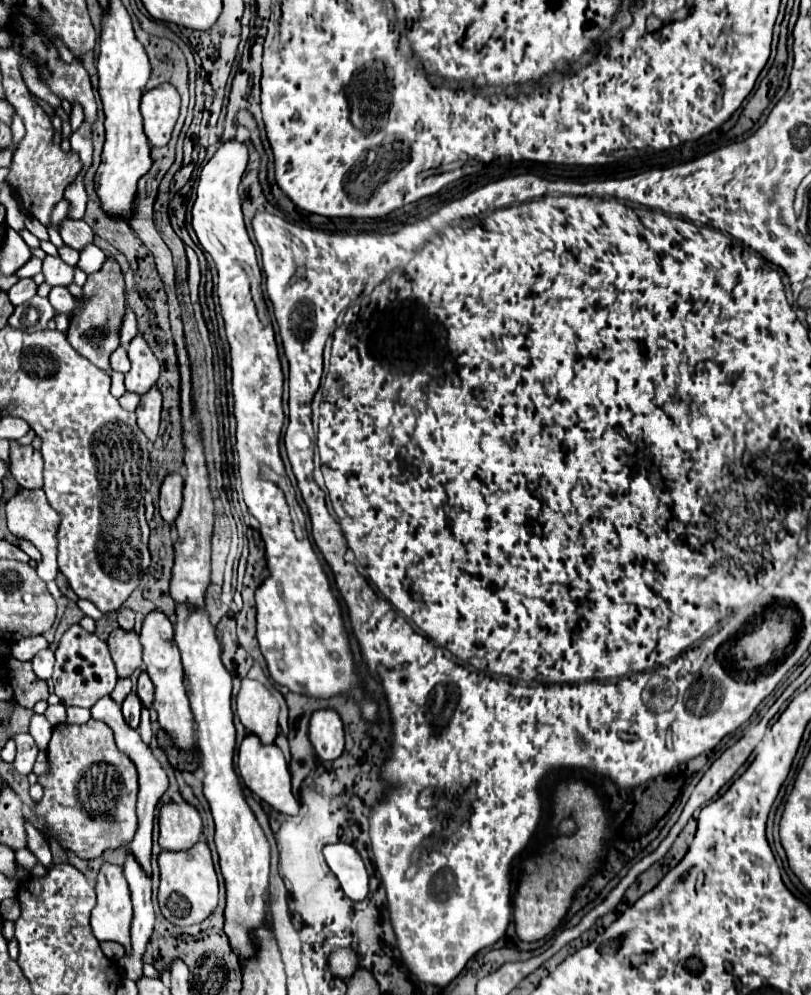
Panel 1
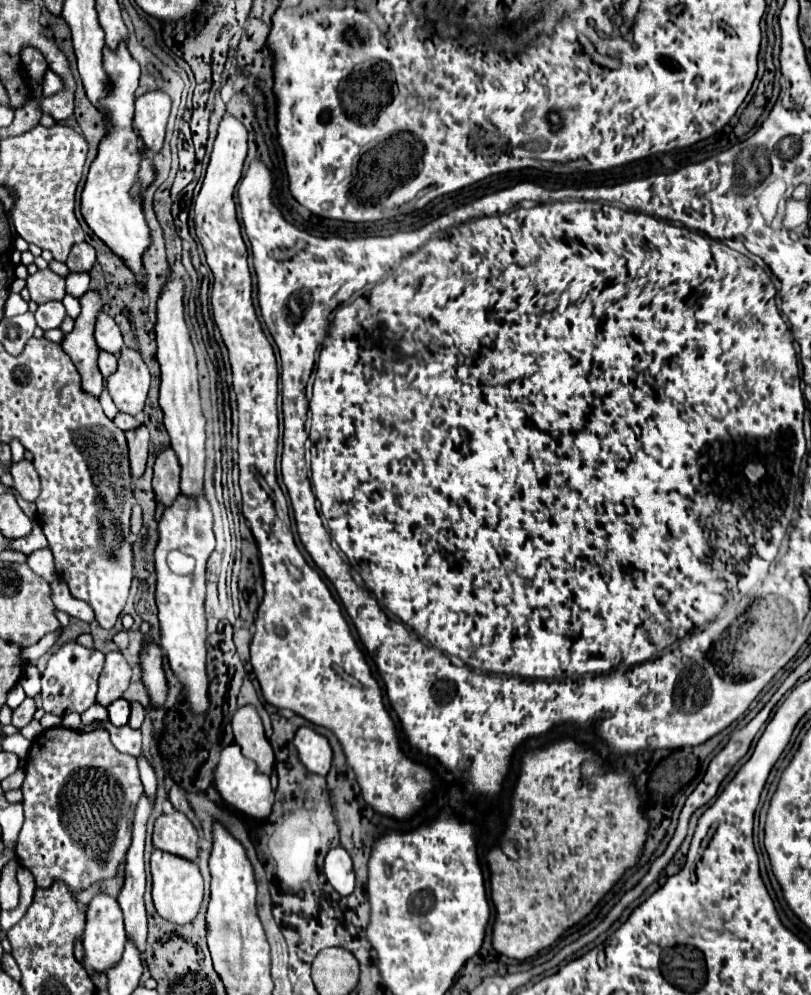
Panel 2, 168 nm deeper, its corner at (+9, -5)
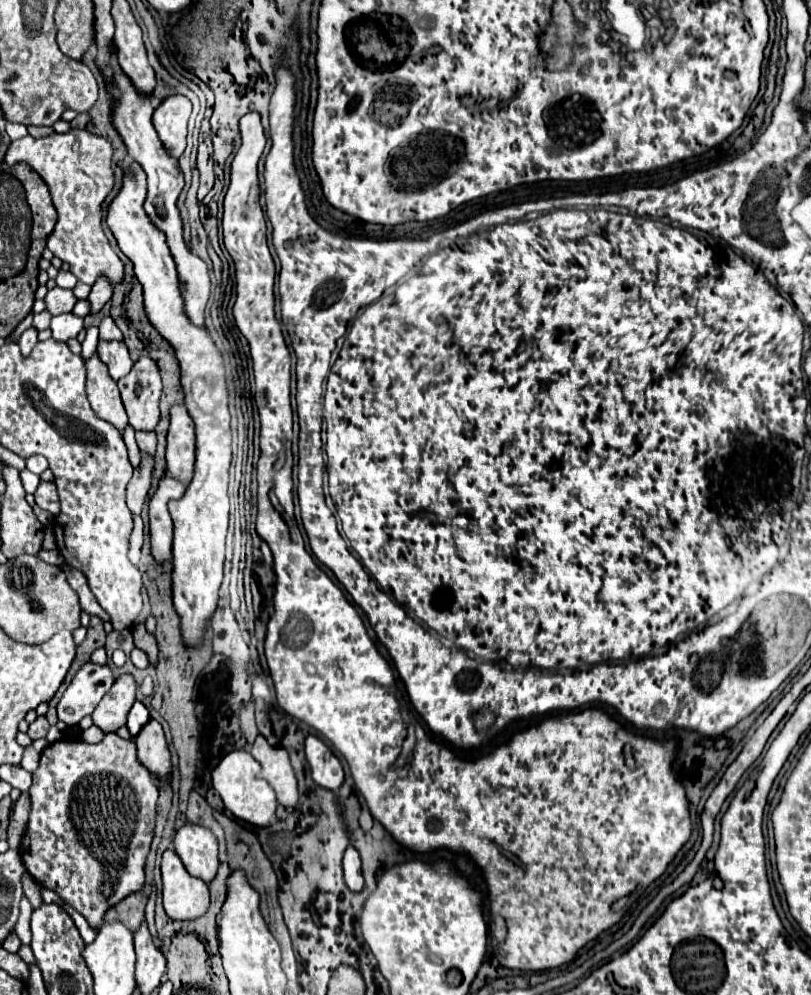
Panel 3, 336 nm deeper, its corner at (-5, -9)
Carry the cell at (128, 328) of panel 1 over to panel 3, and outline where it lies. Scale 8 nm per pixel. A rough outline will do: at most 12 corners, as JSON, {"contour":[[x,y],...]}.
{"contour":[[110,316],[100,322],[100,340],[124,340]]}

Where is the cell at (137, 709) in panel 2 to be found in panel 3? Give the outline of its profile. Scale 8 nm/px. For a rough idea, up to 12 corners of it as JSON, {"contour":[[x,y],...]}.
{"contour":[[160,722],[136,736],[138,760],[160,776],[170,772],[170,752]]}

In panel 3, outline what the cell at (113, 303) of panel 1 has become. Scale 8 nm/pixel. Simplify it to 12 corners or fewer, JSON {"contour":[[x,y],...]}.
{"contour":[[98,354],[86,360],[86,392],[100,418],[128,424],[116,380]]}

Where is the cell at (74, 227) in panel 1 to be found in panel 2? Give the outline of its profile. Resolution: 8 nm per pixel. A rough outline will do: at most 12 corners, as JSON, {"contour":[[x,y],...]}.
{"contour":[[82,242],[66,260],[70,272],[90,272],[94,248]]}

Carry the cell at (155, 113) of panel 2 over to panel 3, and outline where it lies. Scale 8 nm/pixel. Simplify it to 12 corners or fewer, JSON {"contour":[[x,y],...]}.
{"contour":[[168,96],[154,110],[152,124],[174,158],[186,148],[192,104]]}

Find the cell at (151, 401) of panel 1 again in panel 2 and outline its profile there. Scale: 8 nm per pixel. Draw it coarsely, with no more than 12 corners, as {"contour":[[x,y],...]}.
{"contour":[[146,426],[126,432],[130,474],[144,474],[148,458]]}

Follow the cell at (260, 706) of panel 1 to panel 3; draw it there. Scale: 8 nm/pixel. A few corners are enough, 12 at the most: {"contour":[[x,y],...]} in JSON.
{"contour":[[262,734],[248,752],[278,802],[296,808],[298,788],[288,752]]}

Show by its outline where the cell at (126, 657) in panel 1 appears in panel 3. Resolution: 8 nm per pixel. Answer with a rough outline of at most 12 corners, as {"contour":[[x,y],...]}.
{"contour":[[122,674],[92,712],[104,732],[116,732],[136,700],[134,676]]}

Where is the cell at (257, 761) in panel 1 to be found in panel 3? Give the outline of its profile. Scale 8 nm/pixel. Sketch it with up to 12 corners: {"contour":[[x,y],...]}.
{"contour":[[246,750],[212,770],[214,790],[240,820],[268,826],[276,792]]}

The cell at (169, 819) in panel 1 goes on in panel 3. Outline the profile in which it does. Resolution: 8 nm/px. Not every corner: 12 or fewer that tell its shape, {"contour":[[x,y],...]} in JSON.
{"contour":[[186,822],[174,850],[190,876],[210,882],[218,842],[210,828]]}

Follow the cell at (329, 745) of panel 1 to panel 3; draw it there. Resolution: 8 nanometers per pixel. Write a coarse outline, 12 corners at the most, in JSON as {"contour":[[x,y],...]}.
{"contour":[[318,736],[306,738],[306,760],[318,786],[336,790],[342,764]]}

